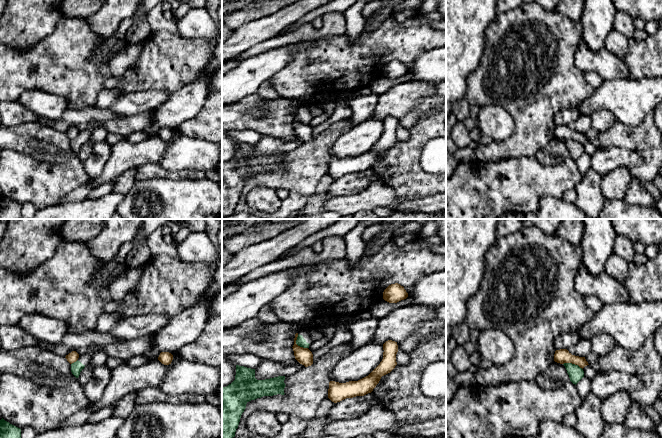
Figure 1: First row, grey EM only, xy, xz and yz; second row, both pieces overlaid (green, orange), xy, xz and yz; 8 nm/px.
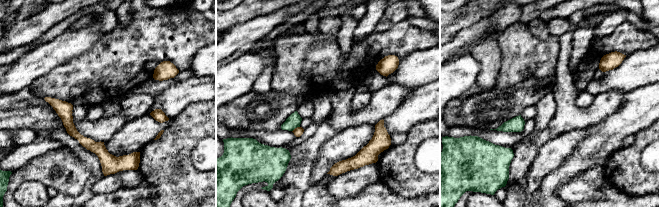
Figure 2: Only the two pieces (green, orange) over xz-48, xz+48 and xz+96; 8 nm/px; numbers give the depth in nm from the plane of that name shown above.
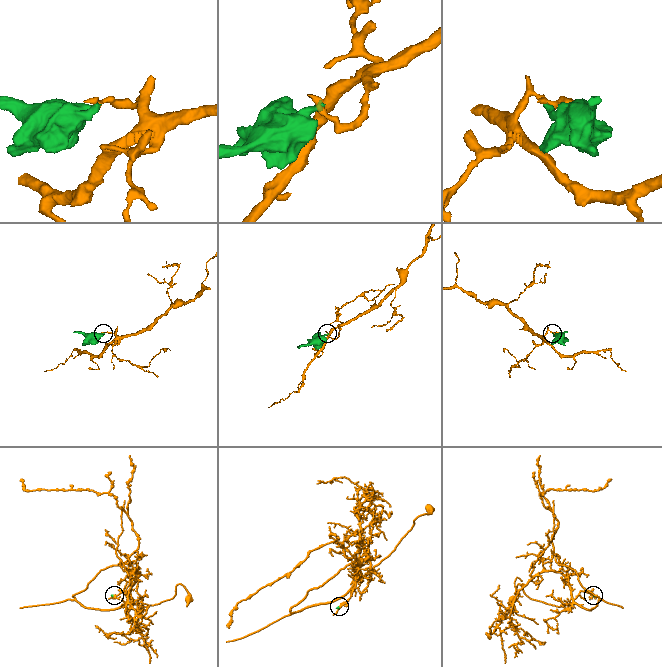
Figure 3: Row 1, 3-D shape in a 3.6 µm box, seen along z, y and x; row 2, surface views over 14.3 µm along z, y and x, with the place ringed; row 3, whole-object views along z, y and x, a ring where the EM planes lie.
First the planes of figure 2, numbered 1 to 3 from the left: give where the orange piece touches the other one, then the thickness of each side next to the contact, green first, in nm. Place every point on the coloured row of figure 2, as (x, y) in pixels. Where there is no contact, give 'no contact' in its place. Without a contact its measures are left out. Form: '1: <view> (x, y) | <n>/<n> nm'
1: no contact
2: xz+48 (295, 127) | 110/70 nm
3: no contact

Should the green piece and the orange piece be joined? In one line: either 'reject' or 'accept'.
reject

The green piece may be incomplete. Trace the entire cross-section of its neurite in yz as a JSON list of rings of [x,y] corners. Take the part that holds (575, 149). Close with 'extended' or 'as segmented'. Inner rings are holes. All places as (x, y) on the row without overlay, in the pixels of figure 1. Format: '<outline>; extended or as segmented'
[[[564,139],[563,141],[565,142],[570,157],[573,160],[576,161],[584,153],[584,147],[578,141],[572,139]]]; as segmented

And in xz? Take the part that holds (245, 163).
[[[236,141],[235,156],[222,163],[222,214],[235,213],[246,180],[263,172],[284,171],[285,152],[265,156],[255,154],[255,145]]]; as segmented

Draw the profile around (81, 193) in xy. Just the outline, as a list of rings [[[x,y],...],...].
[[[93,180],[88,181],[87,183],[76,188],[72,192],[68,193],[59,203],[68,203],[83,201],[89,197],[90,192],[95,188],[95,183]]]

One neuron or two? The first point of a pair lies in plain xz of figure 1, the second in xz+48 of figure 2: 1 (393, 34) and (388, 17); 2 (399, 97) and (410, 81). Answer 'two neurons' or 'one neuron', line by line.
1: two neurons
2: two neurons

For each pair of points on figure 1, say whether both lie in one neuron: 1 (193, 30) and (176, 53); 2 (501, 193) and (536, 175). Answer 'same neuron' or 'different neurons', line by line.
1: different neurons
2: same neuron

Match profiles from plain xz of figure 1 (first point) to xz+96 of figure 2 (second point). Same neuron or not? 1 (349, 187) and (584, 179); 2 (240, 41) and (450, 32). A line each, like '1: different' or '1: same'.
1: same
2: different

